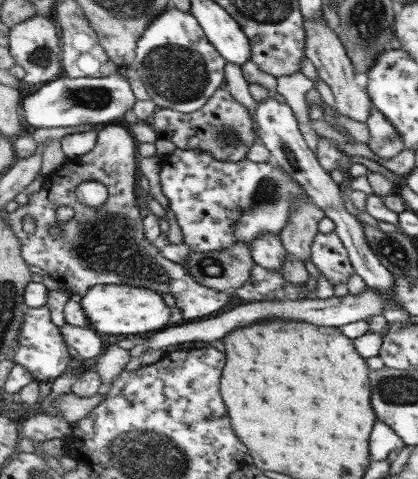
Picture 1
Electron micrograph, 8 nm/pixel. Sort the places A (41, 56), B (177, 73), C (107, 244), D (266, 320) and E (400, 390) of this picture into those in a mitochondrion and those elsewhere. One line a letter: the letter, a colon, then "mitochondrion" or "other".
A: mitochondrion
B: mitochondrion
C: mitochondrion
D: other
E: mitochondrion

